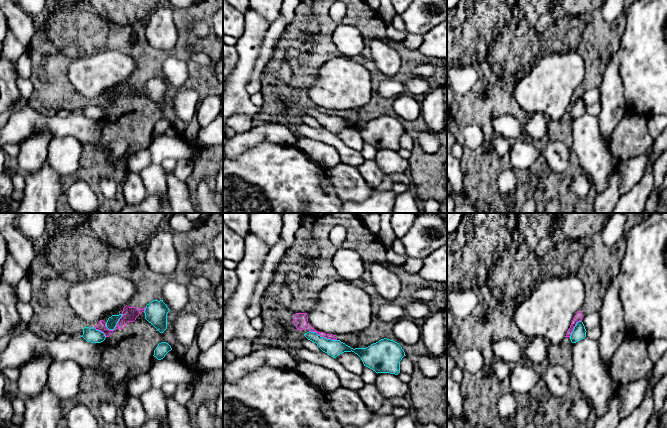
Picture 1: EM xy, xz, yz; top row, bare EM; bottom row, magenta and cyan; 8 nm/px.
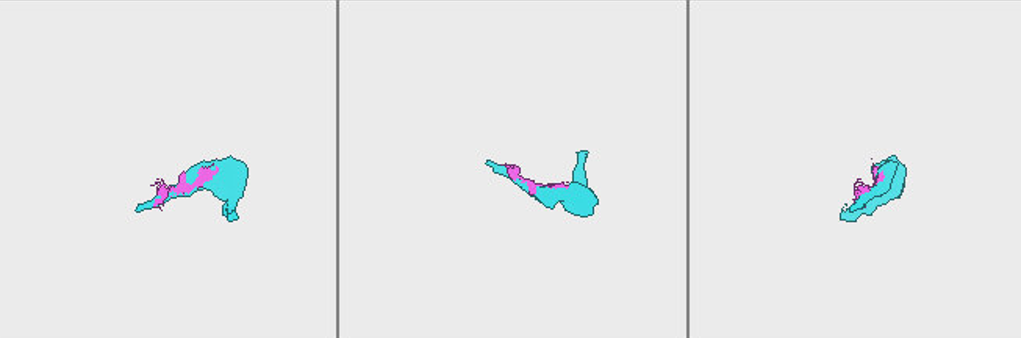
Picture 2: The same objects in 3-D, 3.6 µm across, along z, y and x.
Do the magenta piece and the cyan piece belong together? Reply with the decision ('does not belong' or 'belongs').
does not belong

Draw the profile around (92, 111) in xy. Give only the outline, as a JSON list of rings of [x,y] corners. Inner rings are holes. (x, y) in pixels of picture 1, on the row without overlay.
[[[84,103],[83,111],[81,113],[83,113],[87,118],[91,119],[101,119],[106,114],[103,108],[96,106],[94,103]]]

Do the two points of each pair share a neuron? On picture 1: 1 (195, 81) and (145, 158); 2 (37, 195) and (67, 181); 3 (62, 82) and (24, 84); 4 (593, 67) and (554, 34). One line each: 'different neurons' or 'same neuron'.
1: different neurons
2: different neurons
3: different neurons
4: same neuron

